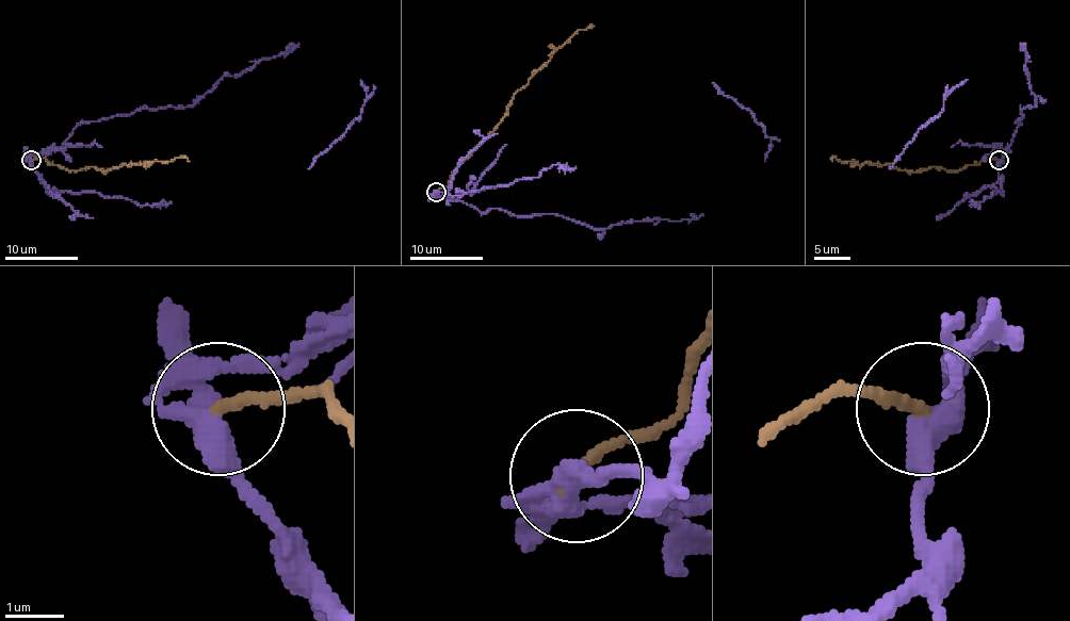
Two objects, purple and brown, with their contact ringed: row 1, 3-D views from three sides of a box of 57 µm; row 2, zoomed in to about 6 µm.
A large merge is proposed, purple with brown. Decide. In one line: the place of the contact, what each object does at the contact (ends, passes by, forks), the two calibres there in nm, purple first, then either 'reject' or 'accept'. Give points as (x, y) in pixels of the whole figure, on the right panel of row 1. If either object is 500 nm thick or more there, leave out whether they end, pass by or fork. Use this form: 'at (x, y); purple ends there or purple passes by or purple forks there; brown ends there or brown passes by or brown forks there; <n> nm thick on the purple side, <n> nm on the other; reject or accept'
at (999, 160); purple passes by; brown ends there; 440 nm thick on the purple side, 200 nm on the other; reject

